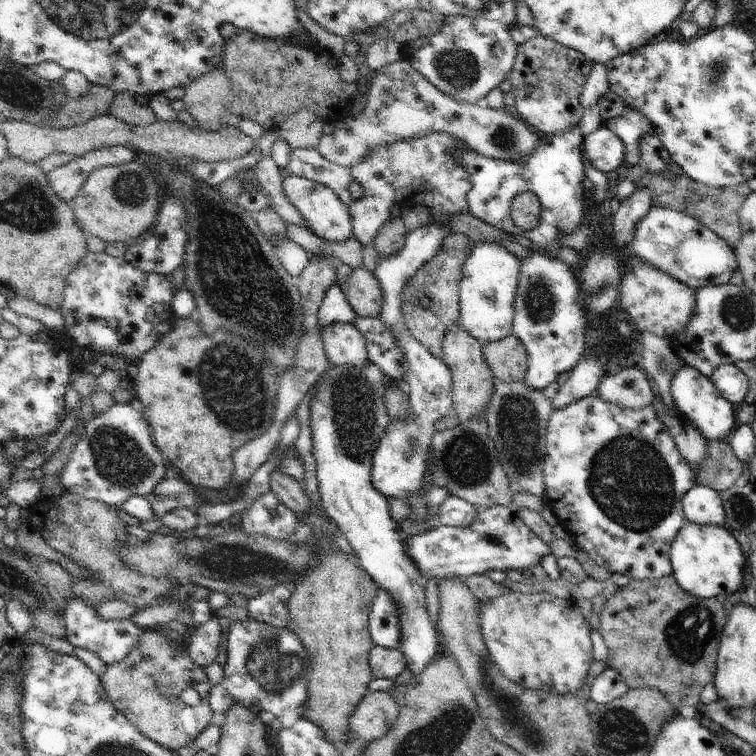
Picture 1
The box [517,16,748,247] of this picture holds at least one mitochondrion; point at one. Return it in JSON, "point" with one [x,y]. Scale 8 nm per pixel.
{"point":[708,86]}

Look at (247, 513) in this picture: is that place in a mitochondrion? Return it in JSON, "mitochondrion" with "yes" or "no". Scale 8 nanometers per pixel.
{"mitochondrion":"no"}

